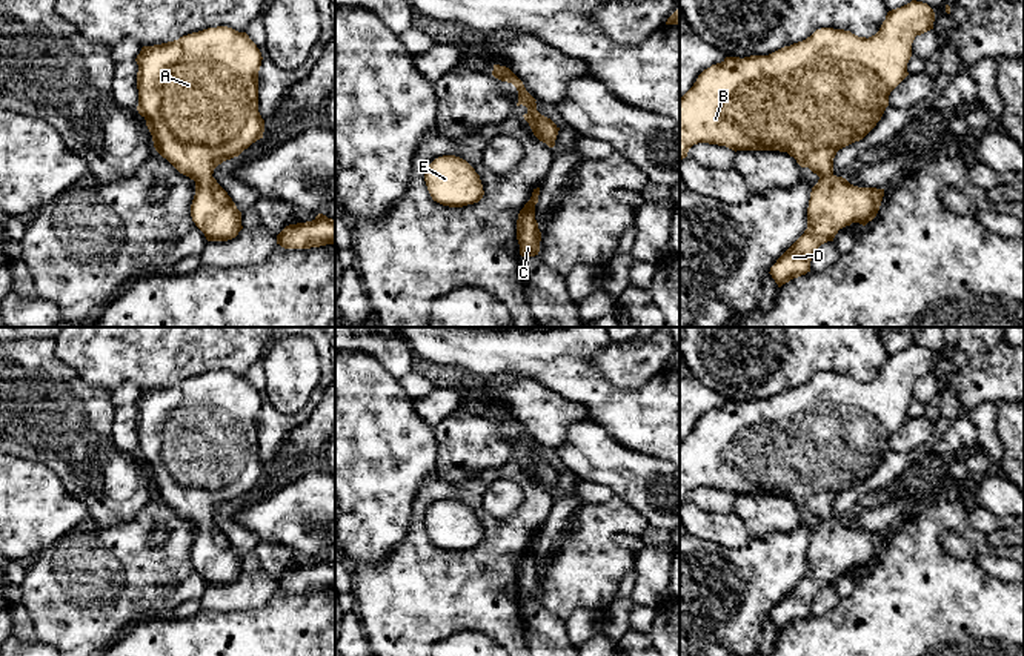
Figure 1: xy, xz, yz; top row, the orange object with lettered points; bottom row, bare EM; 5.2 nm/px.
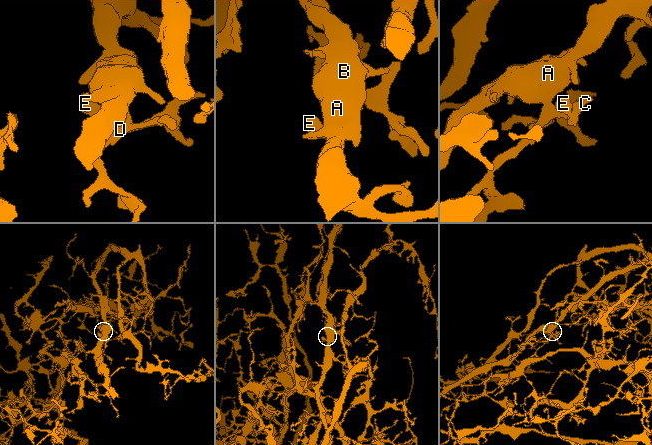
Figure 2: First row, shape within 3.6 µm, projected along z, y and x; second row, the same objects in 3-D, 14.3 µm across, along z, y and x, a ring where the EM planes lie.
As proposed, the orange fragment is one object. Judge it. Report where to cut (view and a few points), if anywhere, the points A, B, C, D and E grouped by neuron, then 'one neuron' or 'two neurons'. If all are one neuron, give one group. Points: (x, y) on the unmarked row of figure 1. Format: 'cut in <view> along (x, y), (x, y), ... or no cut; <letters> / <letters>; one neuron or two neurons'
no cut; A B C D E; one neuron

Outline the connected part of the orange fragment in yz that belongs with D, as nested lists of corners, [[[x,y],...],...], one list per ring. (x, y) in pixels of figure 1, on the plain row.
[[[912,344],[889,355],[879,375],[869,383],[821,372],[769,399],[726,401],[704,413],[680,442],[680,505],[698,487],[735,496],[780,495],[820,521],[810,536],[807,573],[770,611],[778,631],[810,616],[816,593],[833,585],[839,573],[852,567],[866,570],[876,561],[884,533],[858,532],[836,521],[833,502],[839,493],[863,484],[881,464],[890,436],[909,419],[915,381],[933,373],[933,366],[933,353]]]

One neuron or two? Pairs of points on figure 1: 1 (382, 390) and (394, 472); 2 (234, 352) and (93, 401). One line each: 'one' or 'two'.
1: one
2: two

